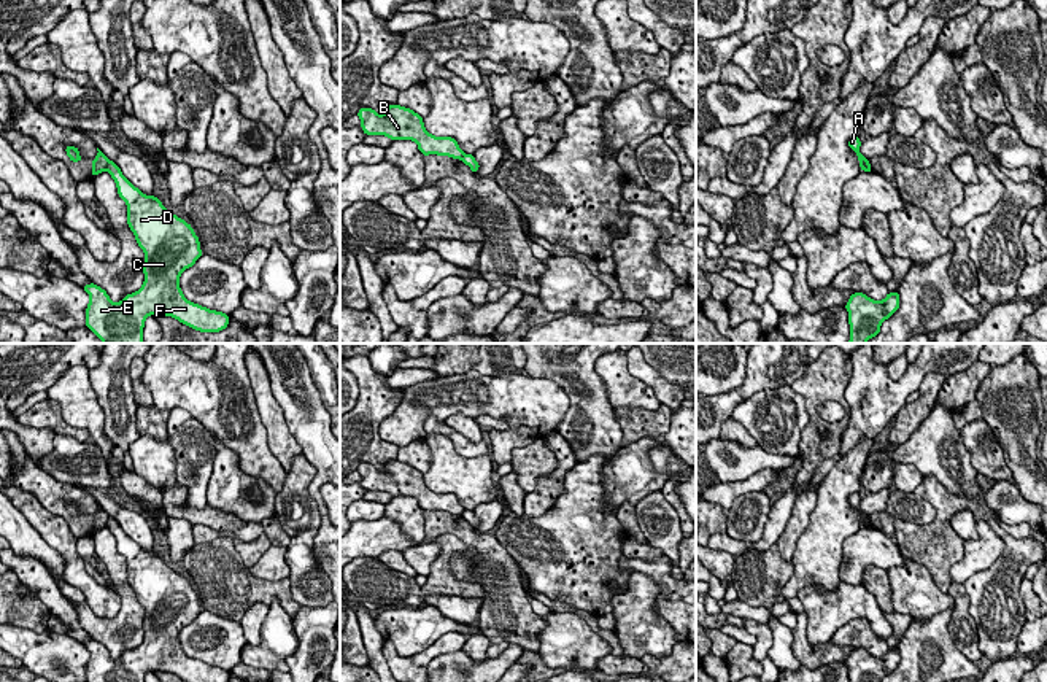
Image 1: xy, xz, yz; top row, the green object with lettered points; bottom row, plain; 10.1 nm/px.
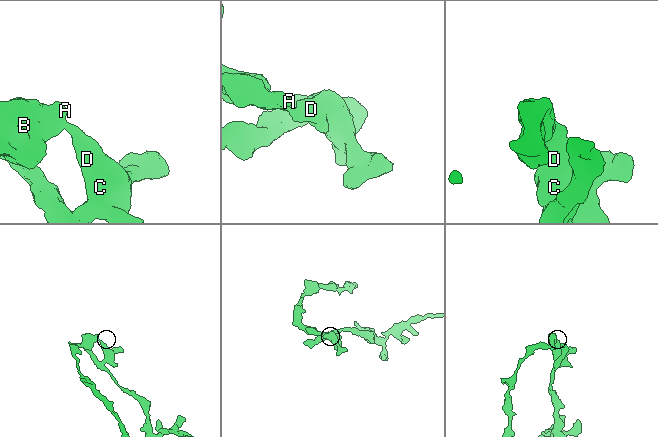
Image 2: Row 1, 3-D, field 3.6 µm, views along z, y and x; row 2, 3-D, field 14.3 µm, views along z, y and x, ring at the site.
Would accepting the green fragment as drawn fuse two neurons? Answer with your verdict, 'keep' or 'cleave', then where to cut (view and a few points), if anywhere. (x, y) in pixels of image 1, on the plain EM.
cleave; cut xy (110, 517), (105, 525)

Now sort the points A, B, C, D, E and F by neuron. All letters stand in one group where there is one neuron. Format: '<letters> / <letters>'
A B / C D E F

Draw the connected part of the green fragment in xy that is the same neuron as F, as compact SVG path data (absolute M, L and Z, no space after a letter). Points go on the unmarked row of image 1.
M113 517L108 518L106 528L116 537L118 552L127 561L127 580L145 607L145 637L138 647L127 650L118 660L111 658L106 647L95 639L83 642L91 653L86 682L145 682L149 671L172 672L186 682L227 682L229 671L189 658L180 644L181 630L203 610L192 582L168 568L157 553L135 544Z

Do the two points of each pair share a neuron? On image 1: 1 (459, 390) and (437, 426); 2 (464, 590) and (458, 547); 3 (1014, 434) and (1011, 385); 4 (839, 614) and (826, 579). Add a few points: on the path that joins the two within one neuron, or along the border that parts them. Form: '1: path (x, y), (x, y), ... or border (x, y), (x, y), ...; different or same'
1: border (444, 420), (429, 417), (424, 422), (424, 434); different
2: path (452, 582), (444, 574), (445, 557); same
3: path (1014, 422), (1011, 398); same
4: border (839, 581), (830, 592), (806, 585), (796, 595); different

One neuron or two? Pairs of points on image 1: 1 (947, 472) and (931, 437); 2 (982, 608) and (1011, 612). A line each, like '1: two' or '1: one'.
1: one
2: one

